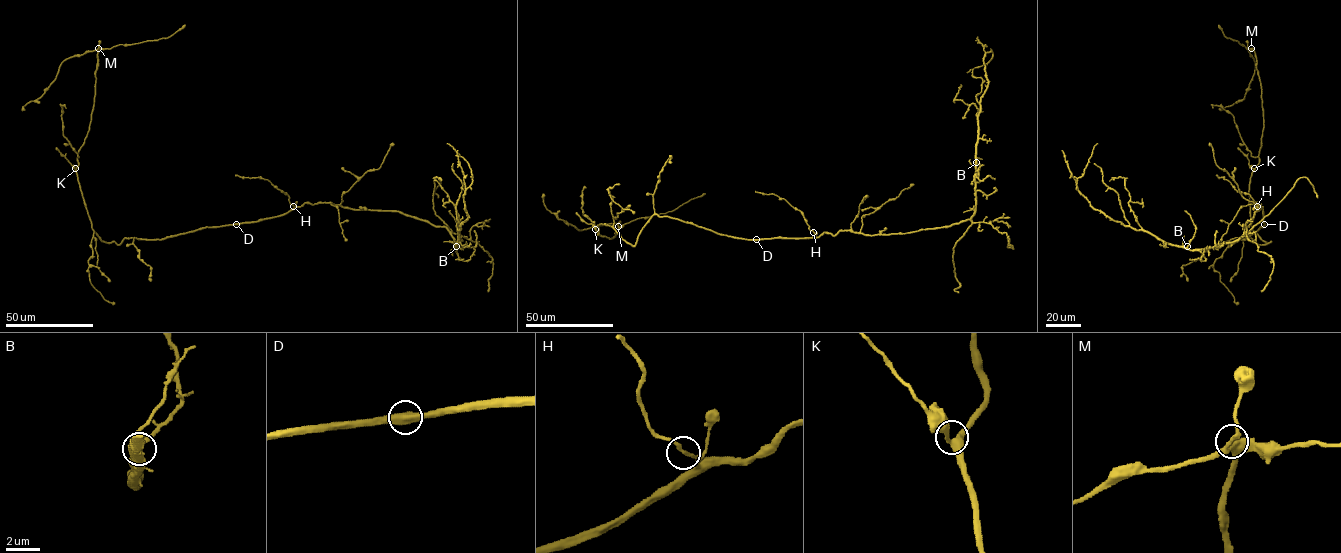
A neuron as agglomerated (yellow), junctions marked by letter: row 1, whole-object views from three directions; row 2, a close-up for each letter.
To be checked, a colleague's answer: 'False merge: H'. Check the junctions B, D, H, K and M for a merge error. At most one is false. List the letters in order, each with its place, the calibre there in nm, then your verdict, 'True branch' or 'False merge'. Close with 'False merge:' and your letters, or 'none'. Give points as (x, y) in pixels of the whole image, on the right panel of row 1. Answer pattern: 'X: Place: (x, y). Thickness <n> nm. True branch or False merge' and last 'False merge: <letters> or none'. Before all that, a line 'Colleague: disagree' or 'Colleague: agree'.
Colleague: disagree
B: Place: (1187, 246). Thickness 380 nm. True branch
D: Place: (1264, 224). Thickness 550 nm. True branch
H: Place: (1257, 206). Thickness 190 nm. True branch
K: Place: (1254, 168). Thickness 360 nm. True branch
M: Place: (1251, 48). Thickness 460 nm. True branch
False merge: none

